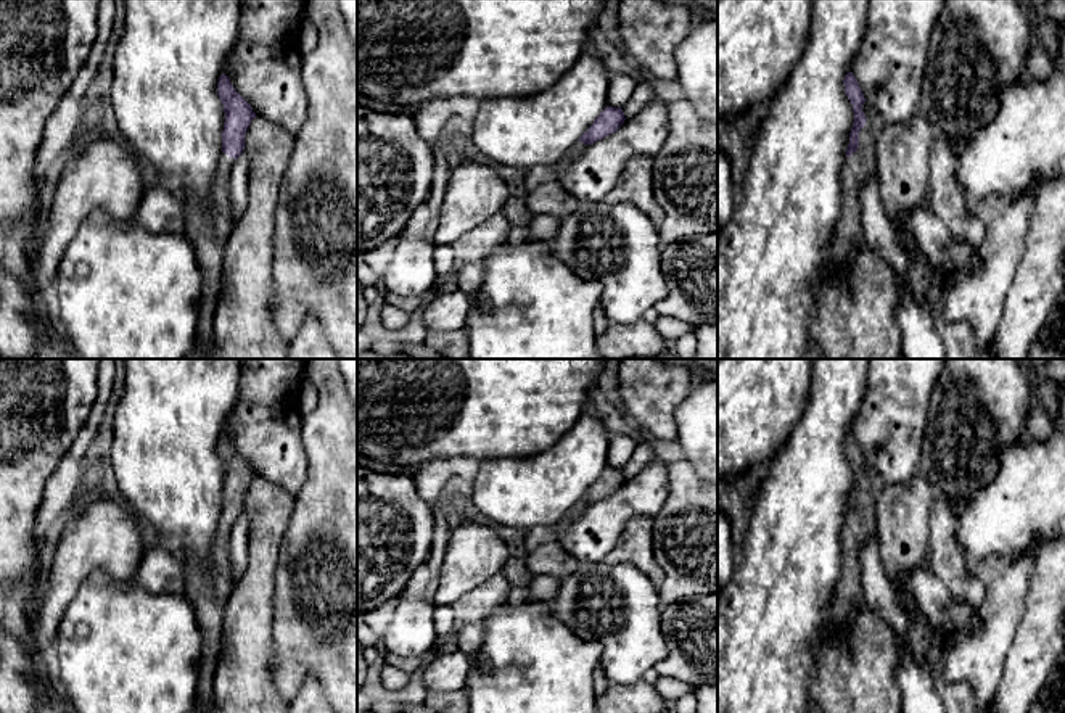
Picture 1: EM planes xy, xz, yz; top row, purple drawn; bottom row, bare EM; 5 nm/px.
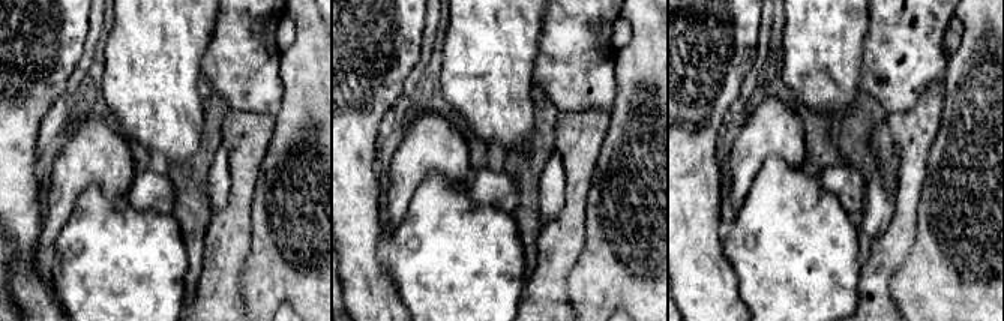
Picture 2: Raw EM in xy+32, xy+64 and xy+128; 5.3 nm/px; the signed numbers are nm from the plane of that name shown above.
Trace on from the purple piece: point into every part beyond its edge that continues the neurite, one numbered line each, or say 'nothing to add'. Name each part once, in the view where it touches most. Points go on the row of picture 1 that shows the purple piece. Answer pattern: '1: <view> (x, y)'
1: yz (859, 168)

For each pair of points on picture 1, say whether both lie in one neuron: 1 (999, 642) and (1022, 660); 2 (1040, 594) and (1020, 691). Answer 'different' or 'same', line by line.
1: different
2: same

